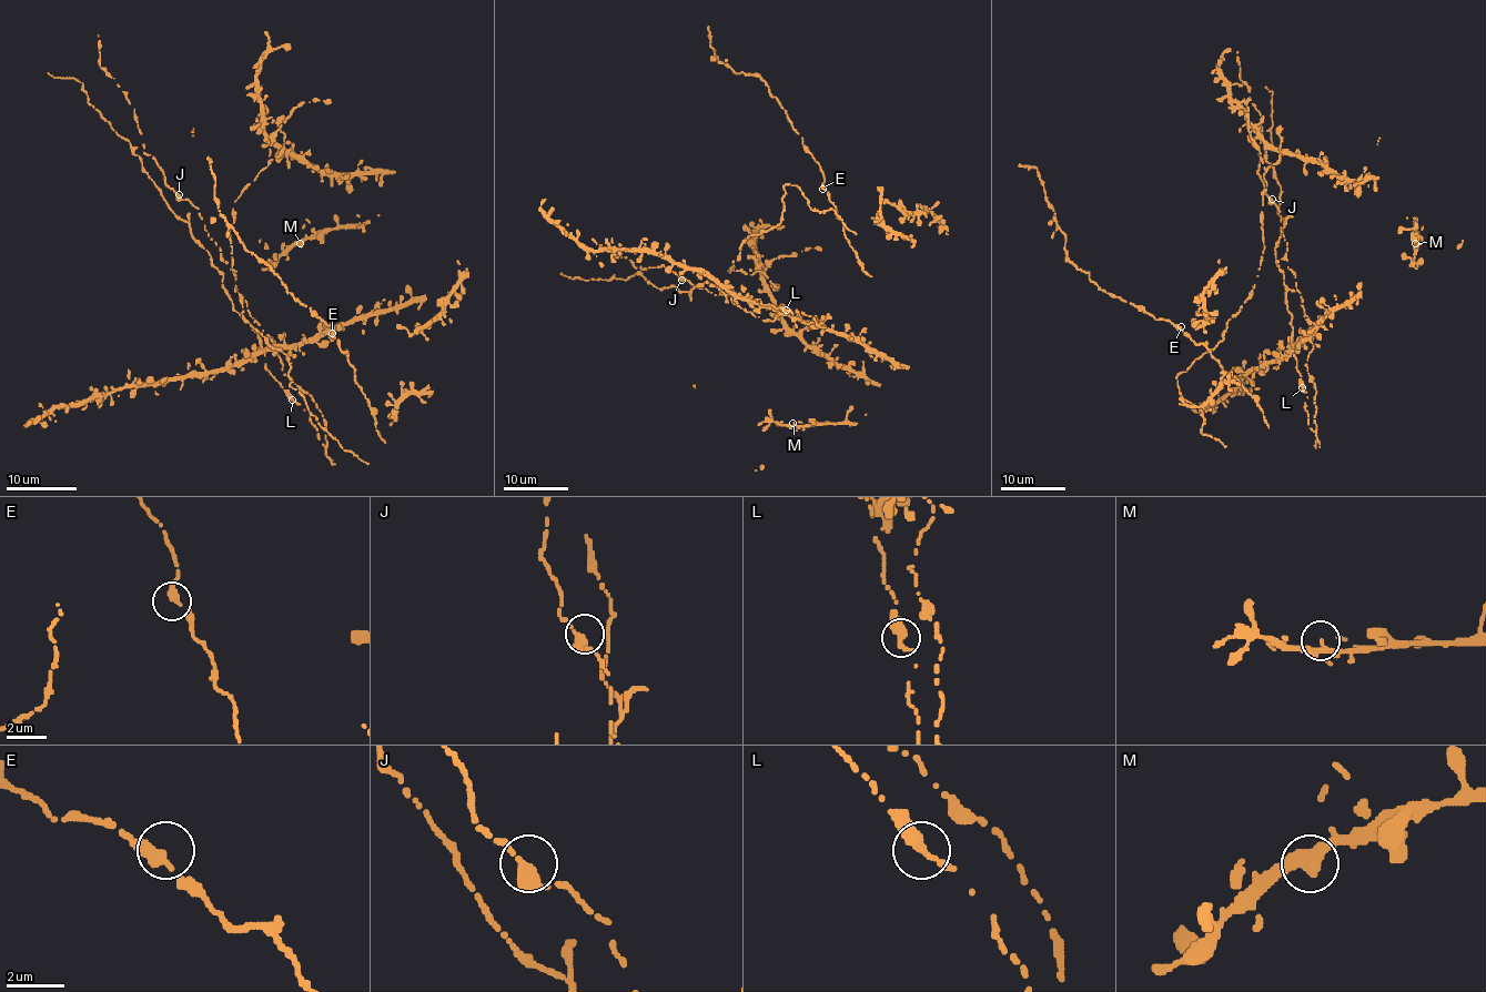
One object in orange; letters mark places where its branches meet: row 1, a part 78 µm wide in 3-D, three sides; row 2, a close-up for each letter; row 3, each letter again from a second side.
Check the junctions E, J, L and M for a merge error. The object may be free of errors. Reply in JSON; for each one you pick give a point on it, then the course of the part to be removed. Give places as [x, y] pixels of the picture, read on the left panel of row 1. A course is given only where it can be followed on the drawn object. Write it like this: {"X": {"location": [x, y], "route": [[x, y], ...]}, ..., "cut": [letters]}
{"cut": []}

